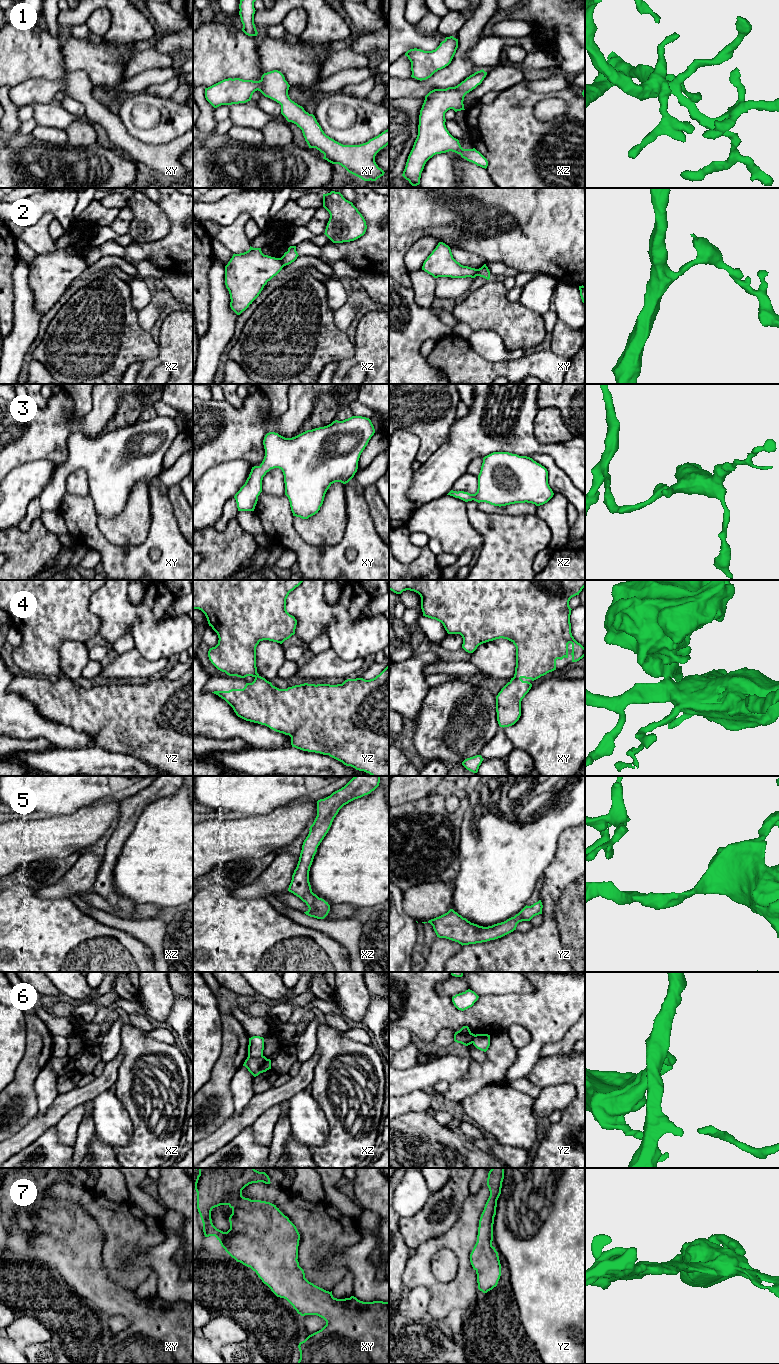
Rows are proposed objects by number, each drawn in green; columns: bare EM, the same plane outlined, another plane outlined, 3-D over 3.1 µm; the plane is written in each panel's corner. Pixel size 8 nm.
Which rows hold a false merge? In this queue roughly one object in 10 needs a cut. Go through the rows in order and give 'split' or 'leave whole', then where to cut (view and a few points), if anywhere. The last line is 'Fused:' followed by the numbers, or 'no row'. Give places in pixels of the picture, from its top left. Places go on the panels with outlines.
1: leave whole; cut none
2: split; cut xz (280, 258), (284, 265)
3: leave whole; cut none
4: leave whole; cut none
5: leave whole; cut none
6: split; cut xz (262, 1054), (256, 1057), (248, 1057)
7: leave whole; cut none
Fused: 2, 6

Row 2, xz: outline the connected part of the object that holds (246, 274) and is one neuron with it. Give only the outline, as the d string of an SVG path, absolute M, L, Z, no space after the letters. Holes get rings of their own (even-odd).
M253 248L244 253L233 254L225 266L225 285L230 294L230 307L240 315L259 296L264 286L284 267L281 258L264 255L261 248Z

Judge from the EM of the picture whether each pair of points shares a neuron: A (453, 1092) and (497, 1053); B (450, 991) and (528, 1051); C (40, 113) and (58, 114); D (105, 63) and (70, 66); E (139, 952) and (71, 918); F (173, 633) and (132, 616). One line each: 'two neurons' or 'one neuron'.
A: one neuron
B: two neurons
C: one neuron
D: one neuron
E: one neuron
F: one neuron

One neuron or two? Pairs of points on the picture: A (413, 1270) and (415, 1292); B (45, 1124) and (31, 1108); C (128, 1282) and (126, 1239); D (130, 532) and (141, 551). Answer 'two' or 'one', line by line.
A: two
B: two
C: one
D: two

